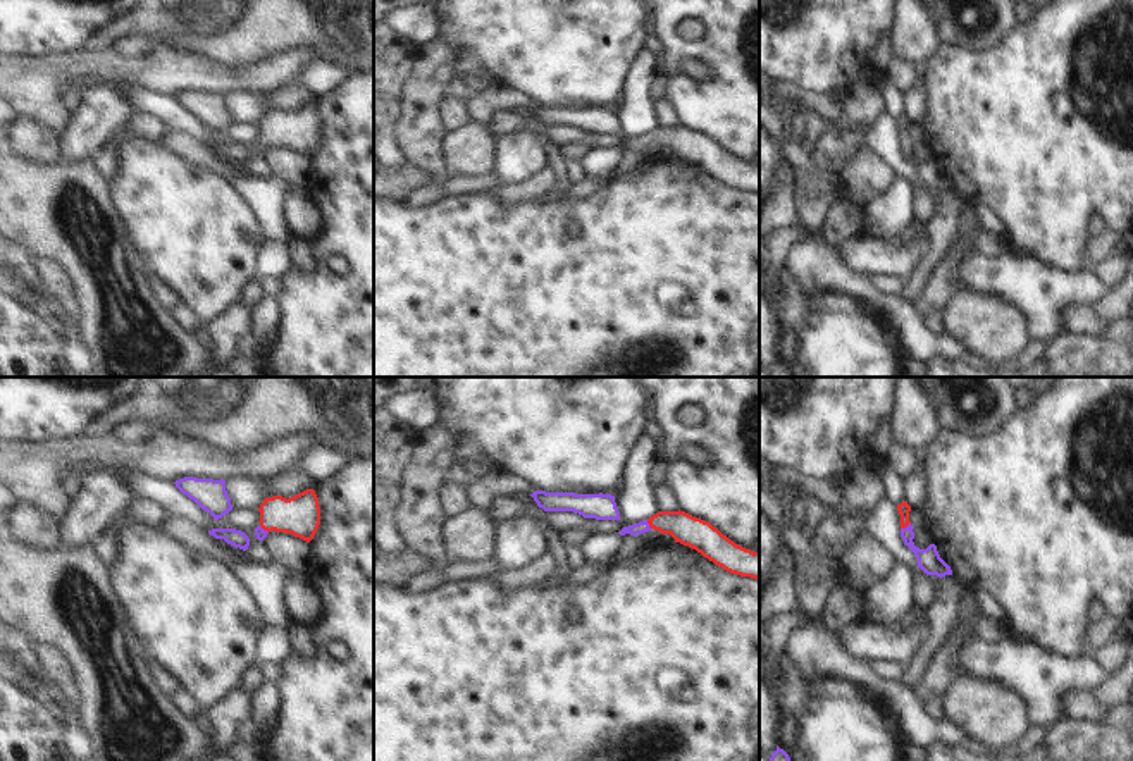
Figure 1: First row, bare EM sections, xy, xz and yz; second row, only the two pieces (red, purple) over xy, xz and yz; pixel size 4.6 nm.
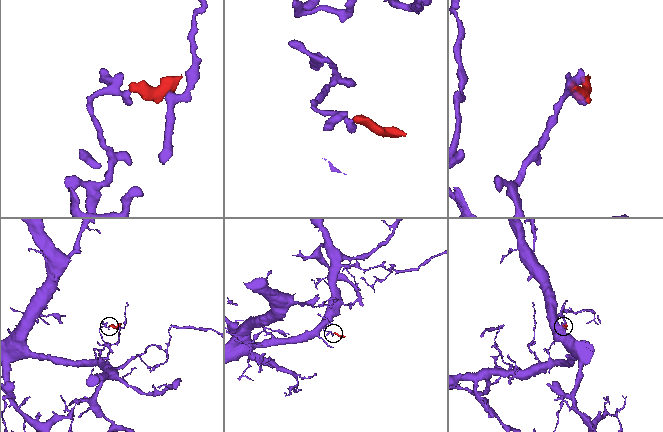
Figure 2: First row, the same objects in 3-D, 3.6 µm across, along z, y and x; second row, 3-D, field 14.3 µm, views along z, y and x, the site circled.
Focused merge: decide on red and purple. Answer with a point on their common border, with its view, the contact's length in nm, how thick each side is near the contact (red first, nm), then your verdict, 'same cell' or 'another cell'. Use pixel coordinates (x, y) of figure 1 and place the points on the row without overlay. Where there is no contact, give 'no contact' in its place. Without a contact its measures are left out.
contact yz (904, 142); length 60 nm; calibres 60 and 110 nm; same cell

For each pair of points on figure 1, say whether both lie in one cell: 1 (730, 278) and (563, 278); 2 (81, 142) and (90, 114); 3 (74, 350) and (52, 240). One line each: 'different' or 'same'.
1: same
2: same
3: different

